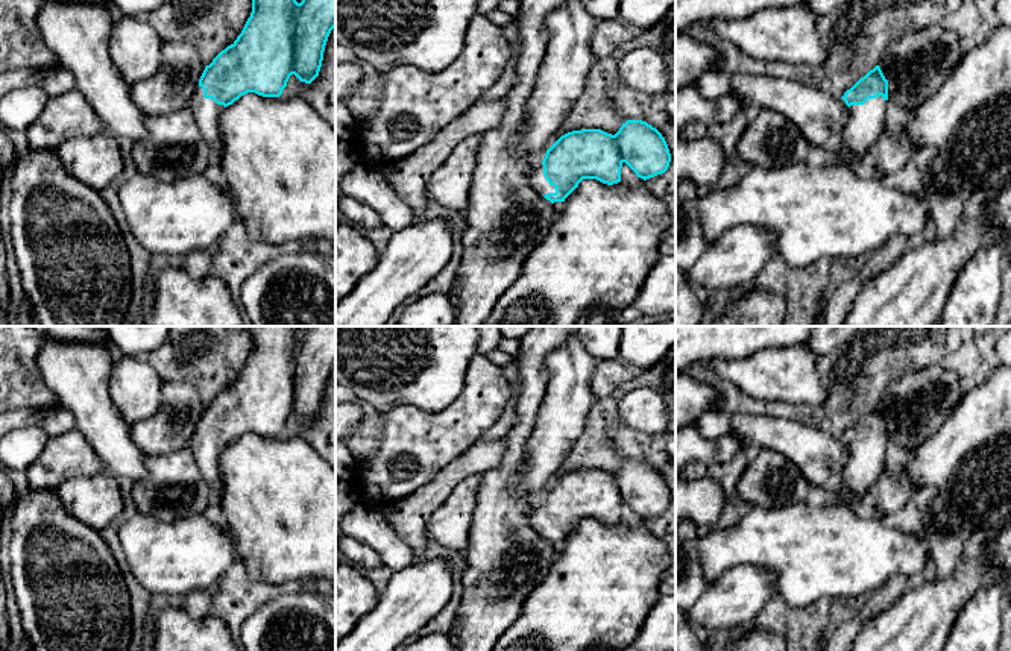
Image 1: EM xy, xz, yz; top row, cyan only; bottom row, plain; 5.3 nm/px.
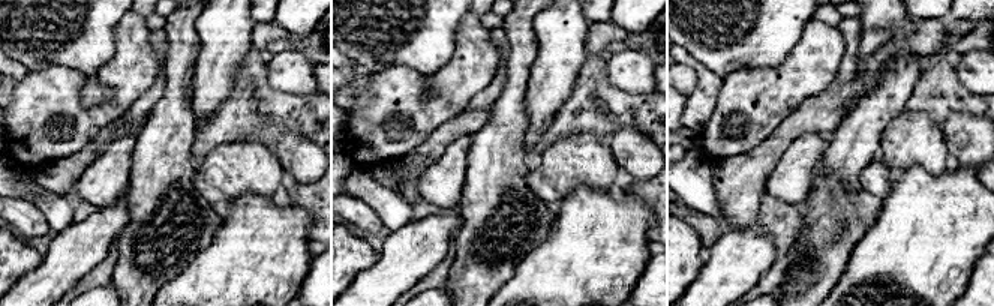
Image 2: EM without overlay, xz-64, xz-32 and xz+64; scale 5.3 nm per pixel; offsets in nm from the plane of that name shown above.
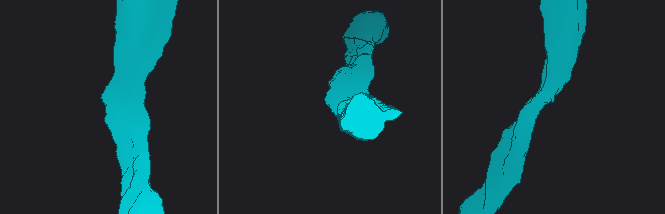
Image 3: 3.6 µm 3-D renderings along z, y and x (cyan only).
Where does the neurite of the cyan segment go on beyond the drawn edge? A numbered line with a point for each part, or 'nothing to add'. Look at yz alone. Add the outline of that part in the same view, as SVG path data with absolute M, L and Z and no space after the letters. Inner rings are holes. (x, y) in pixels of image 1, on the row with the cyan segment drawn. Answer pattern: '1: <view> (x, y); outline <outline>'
1: yz (864, 123); outline M882 96L868 99L864 105L852 105L844 127L842 152L833 161L849 165L847 156L858 159L876 143L885 127L888 100Z

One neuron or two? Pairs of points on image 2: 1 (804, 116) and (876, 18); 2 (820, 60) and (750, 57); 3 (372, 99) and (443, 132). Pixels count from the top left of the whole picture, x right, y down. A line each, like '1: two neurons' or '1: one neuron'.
1: two neurons
2: two neurons
3: two neurons

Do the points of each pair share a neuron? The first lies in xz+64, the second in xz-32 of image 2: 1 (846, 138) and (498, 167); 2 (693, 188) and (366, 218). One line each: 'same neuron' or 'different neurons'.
1: different neurons
2: different neurons

